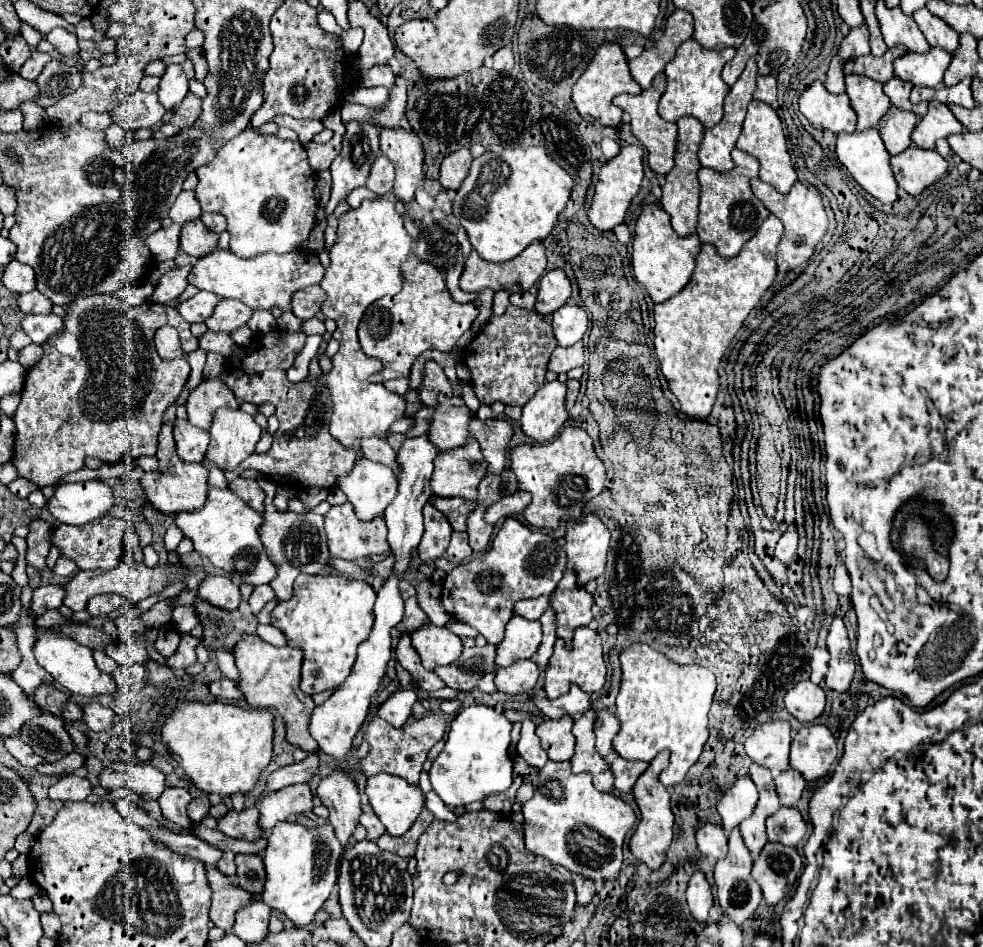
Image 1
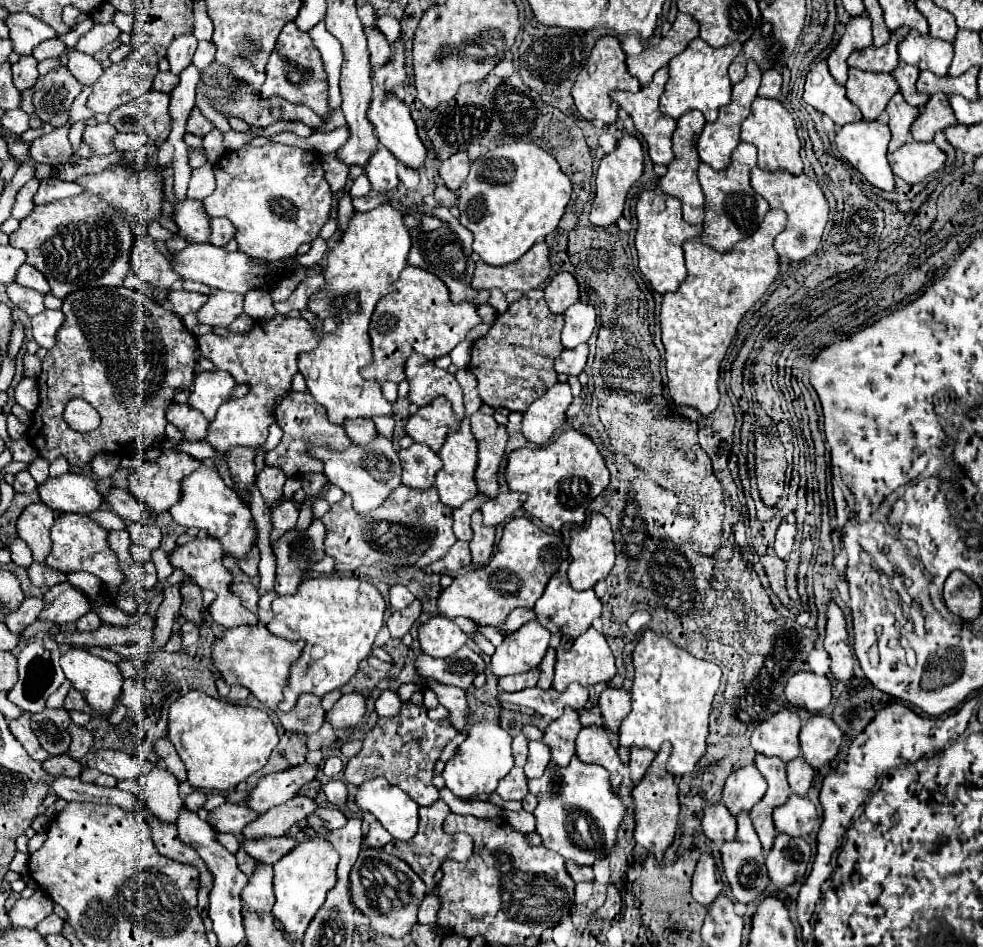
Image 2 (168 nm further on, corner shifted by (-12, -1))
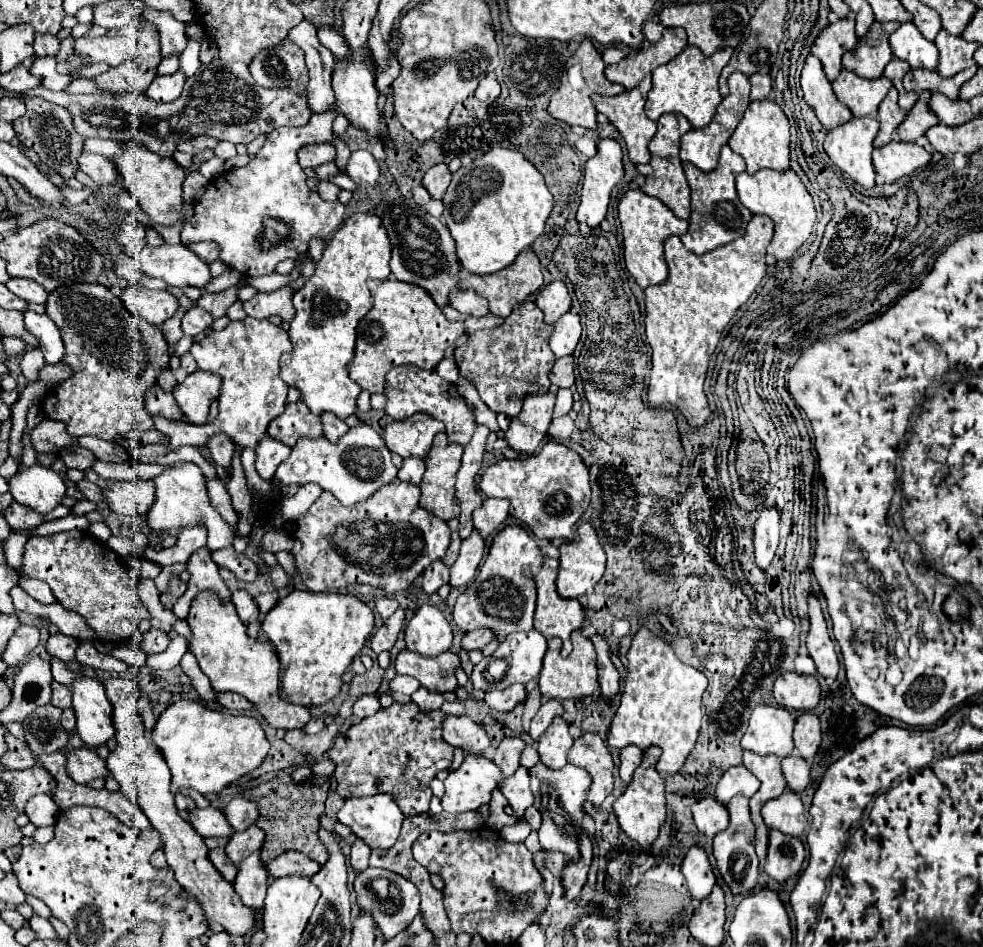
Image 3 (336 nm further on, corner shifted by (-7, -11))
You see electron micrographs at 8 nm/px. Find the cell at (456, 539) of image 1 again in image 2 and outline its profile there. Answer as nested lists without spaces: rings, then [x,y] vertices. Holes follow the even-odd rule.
[[[457,541],[457,543],[447,551],[447,555],[443,557],[443,561],[445,561],[445,569],[447,569],[449,573],[459,573],[461,569],[469,567],[469,565],[471,565],[469,543]]]

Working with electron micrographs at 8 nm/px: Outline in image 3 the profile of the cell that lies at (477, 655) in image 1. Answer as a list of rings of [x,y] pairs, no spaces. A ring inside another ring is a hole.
[[[404,649],[396,657],[396,671],[400,675],[410,675],[422,683],[430,693],[454,691],[458,687],[456,669],[460,667],[458,653],[446,651],[434,659],[426,659],[414,651]]]

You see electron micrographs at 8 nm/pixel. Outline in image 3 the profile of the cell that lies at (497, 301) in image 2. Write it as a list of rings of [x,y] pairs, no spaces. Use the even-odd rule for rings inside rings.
[[[454,289],[450,293],[450,307],[458,309],[460,313],[472,315],[472,317],[484,317],[490,313],[486,299],[482,299],[480,295],[476,295],[474,291],[460,291]]]

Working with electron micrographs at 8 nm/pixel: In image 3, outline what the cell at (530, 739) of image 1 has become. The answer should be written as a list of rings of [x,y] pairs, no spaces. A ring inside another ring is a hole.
[[[520,767],[512,777],[506,777],[500,785],[500,791],[506,795],[510,807],[514,809],[514,815],[522,819],[524,811],[532,805],[534,797],[530,791],[530,771],[526,767]]]

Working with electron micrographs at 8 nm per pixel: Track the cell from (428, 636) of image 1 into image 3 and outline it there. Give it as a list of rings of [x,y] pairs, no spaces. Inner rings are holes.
[[[422,605],[406,625],[406,647],[422,657],[438,657],[452,645],[452,627],[438,607]]]

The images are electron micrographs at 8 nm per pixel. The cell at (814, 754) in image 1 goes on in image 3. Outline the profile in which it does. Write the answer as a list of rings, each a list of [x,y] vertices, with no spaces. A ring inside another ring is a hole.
[[[802,713],[796,719],[796,727],[794,727],[794,749],[796,753],[806,759],[812,761],[820,749],[822,743],[822,727],[820,721],[814,713]]]

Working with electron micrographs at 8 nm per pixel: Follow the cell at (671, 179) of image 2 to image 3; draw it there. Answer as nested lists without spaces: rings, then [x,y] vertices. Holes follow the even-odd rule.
[[[666,113],[666,115],[662,115],[662,119],[658,119],[658,133],[650,141],[650,153],[652,153],[650,167],[654,169],[654,173],[648,175],[646,183],[642,185],[644,193],[658,197],[664,205],[668,205],[674,211],[674,215],[678,219],[684,219],[684,221],[690,219],[690,185],[686,181],[682,161],[678,155],[680,155],[680,139],[690,129],[692,129],[690,121],[680,113]]]

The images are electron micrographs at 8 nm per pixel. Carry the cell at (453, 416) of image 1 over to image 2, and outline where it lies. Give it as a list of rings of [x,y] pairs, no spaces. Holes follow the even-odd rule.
[[[437,397],[429,405],[419,407],[405,423],[405,435],[409,435],[415,443],[425,443],[435,453],[445,443],[449,431],[459,431],[459,421],[445,397]]]

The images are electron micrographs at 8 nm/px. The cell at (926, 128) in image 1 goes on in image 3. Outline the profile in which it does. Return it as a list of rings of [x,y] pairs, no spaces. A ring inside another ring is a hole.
[[[922,93],[918,103],[914,105],[912,111],[908,111],[908,117],[904,119],[902,127],[898,127],[898,137],[902,141],[908,141],[908,143],[916,143],[918,137],[926,135],[926,131],[934,125],[940,123],[940,119],[934,115],[934,111],[930,109],[930,93]]]

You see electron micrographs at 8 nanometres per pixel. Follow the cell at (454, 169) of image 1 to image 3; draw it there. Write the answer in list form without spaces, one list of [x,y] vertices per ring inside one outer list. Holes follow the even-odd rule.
[[[438,163],[434,167],[430,167],[422,179],[422,185],[428,189],[428,193],[432,195],[432,199],[442,199],[448,185],[452,181],[452,173],[448,169],[446,163]]]

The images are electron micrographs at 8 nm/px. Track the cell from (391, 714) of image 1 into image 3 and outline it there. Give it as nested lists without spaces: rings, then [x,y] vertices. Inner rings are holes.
[[[364,695],[364,697],[360,697],[358,701],[356,701],[356,705],[354,705],[354,715],[358,715],[358,717],[370,717],[370,715],[374,715],[374,713],[378,713],[382,709],[382,705],[380,705],[380,701],[378,701],[378,697],[376,695]]]

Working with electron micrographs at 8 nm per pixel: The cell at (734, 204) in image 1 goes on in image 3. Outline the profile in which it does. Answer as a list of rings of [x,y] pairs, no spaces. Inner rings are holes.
[[[728,145],[722,147],[718,167],[710,173],[700,171],[692,163],[684,163],[684,173],[692,189],[692,215],[688,221],[690,229],[680,239],[692,253],[698,253],[698,255],[710,253],[716,247],[722,247],[744,235],[746,225],[752,219],[752,213],[746,207],[742,207],[736,195],[736,175],[740,175],[744,169],[746,169],[744,159],[738,153],[734,153]]]

